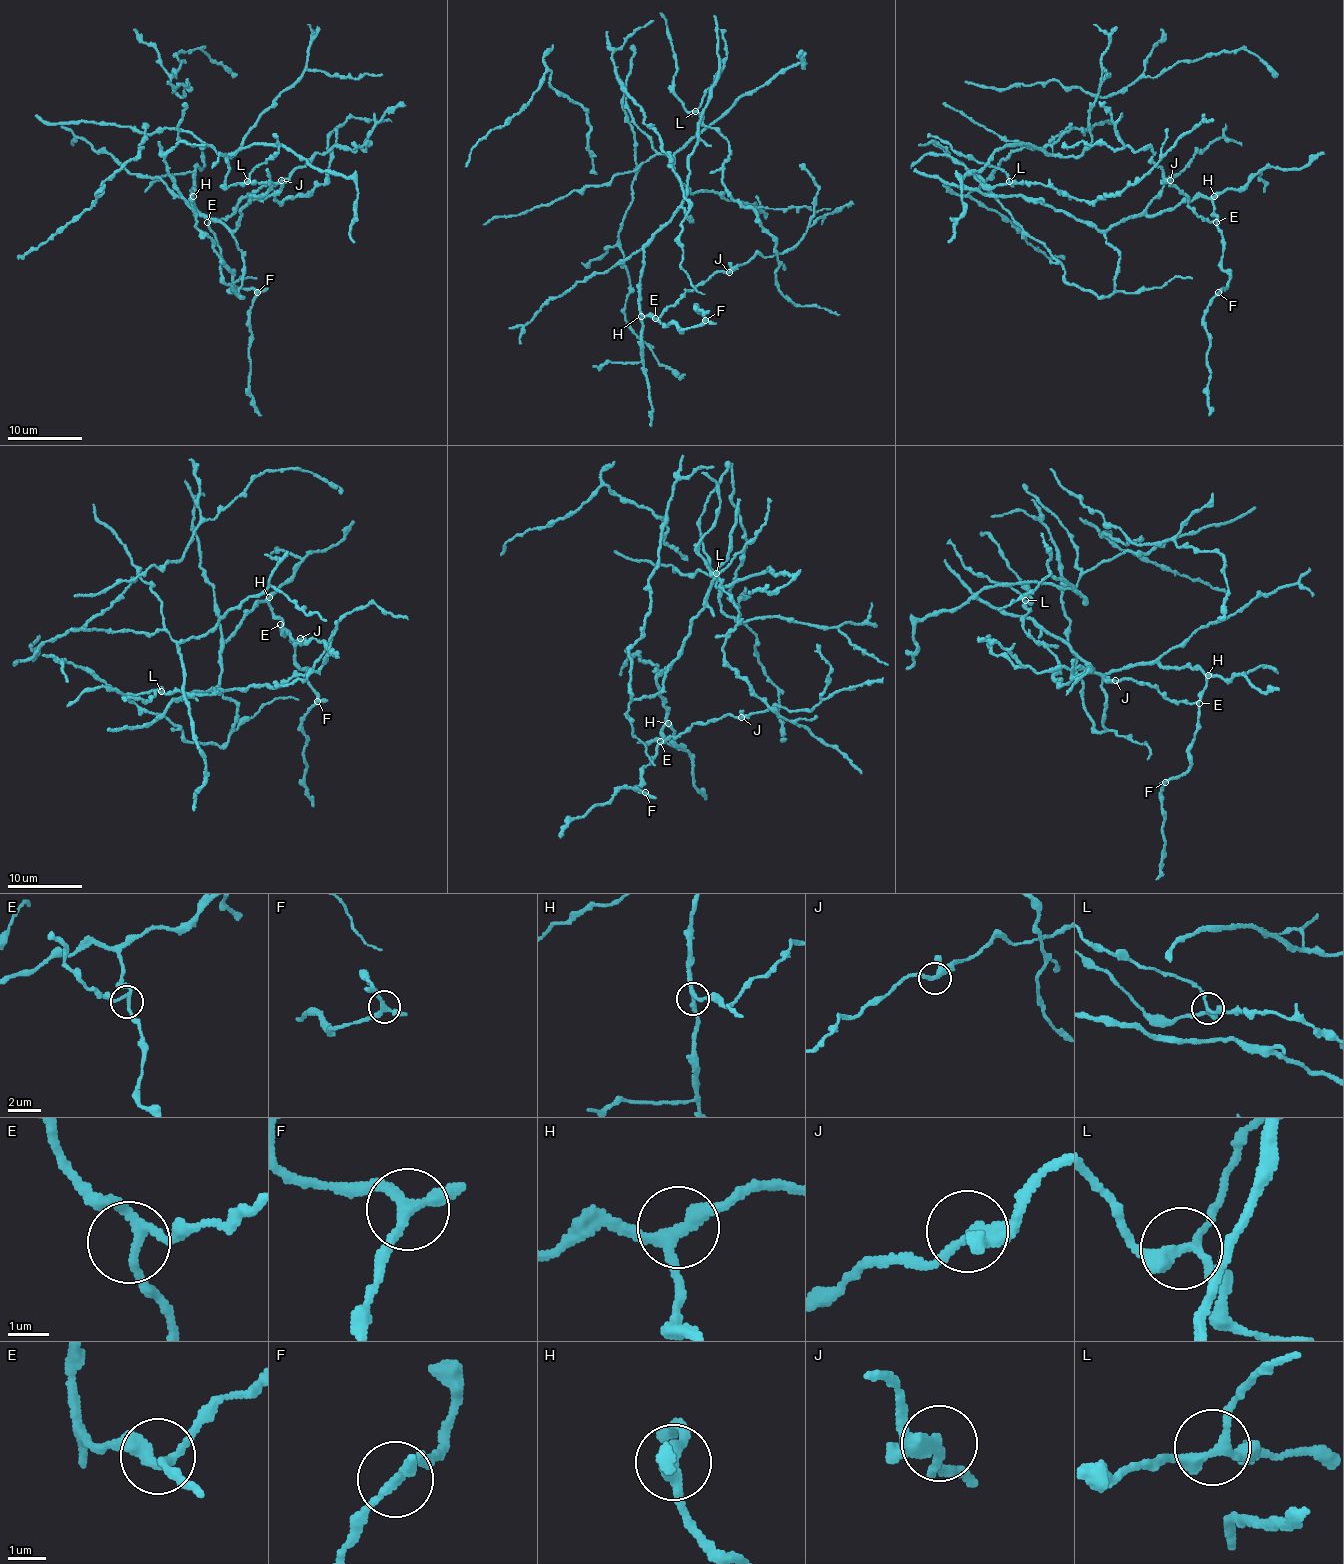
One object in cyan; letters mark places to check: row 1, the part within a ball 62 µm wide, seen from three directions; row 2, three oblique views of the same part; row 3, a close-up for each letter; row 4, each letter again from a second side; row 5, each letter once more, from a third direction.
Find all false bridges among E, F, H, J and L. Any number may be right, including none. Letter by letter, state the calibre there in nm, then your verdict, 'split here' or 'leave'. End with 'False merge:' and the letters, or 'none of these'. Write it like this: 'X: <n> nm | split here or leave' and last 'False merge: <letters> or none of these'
E: 190 nm | leave
F: 240 nm | leave
H: 280 nm | leave
J: 260 nm | leave
L: 260 nm | leave
False merge: none of these

